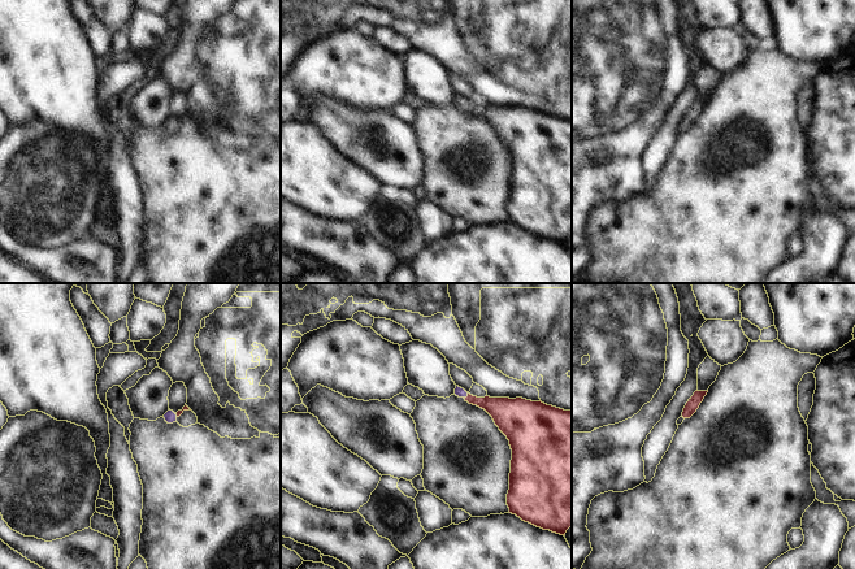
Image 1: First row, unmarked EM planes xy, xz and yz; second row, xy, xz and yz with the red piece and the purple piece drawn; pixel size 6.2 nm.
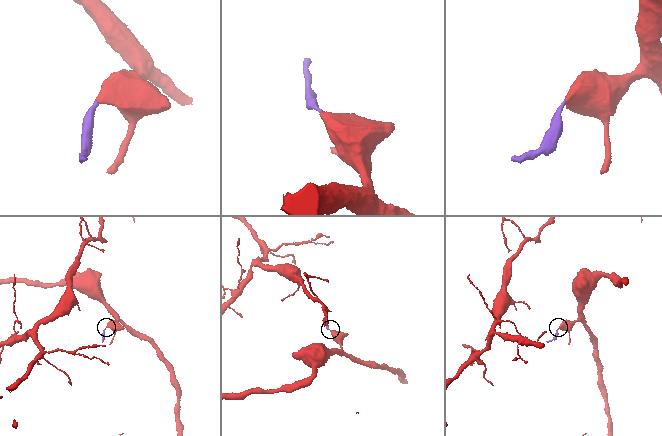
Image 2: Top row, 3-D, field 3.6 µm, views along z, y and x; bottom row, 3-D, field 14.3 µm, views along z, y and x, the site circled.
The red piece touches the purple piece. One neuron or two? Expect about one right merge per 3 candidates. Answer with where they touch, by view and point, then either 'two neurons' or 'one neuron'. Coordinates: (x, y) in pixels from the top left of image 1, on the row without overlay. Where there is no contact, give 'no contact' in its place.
xz (467, 105) | one neuron

